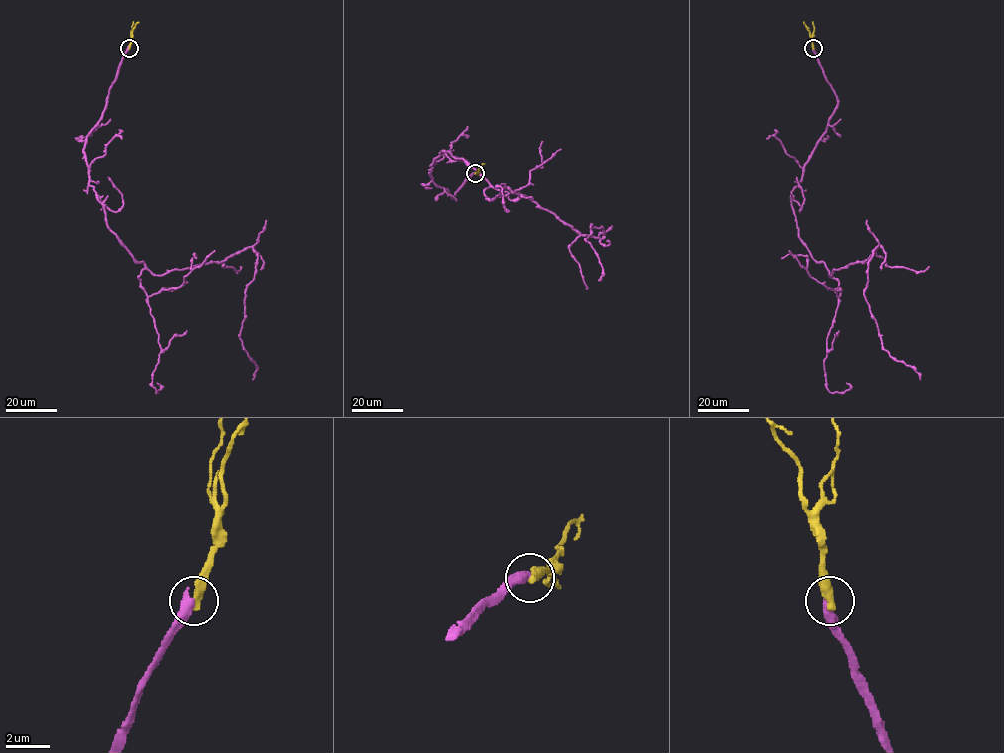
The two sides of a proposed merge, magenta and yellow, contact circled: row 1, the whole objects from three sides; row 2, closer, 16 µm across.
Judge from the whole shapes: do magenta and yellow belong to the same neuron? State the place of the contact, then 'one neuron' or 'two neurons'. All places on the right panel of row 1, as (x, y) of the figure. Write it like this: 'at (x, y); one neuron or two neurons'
at (813, 48); two neurons

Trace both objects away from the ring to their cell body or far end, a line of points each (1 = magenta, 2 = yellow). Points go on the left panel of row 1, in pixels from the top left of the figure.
1: (129, 47), (86, 139), (89, 184), (107, 226), (156, 275), (252, 246), (239, 337), (252, 379)
2: (129, 47), (132, 31), (139, 22)

